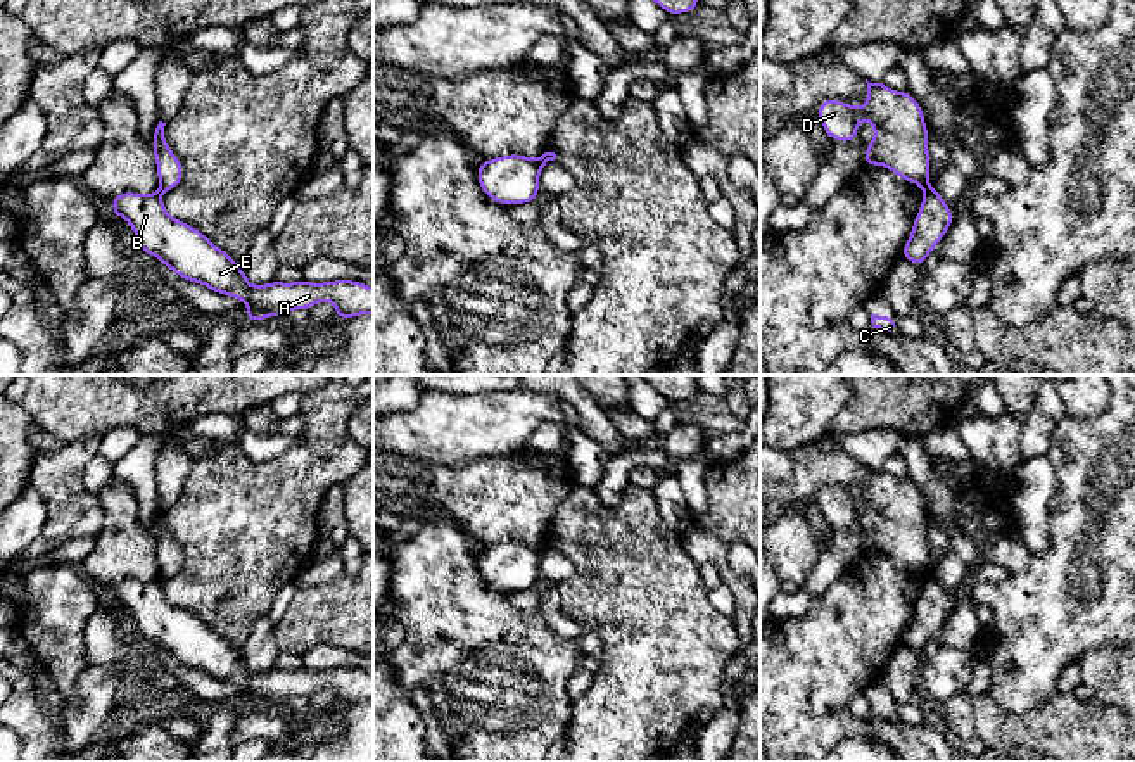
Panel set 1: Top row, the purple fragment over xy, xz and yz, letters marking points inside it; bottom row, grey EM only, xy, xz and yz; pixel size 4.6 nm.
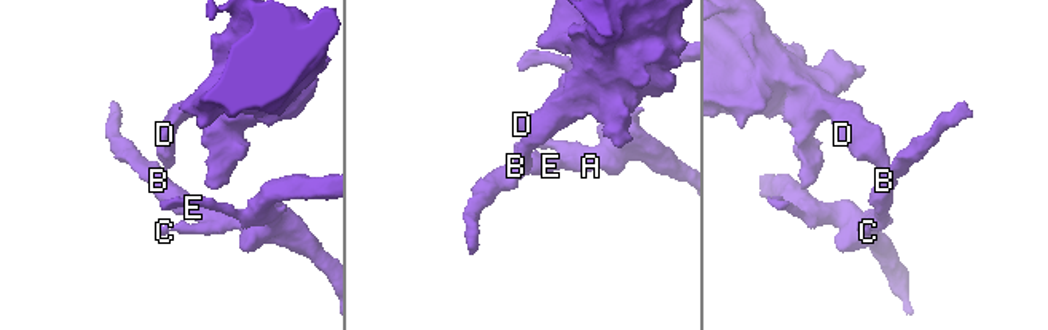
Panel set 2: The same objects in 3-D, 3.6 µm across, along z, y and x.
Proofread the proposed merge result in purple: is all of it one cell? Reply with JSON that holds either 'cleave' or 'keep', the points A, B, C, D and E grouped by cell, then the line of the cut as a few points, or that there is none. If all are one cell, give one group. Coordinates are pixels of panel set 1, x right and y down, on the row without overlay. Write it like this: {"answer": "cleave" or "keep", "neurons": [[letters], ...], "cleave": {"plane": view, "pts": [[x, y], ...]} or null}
{"answer": "cleave", "neurons": [["A", "B", "C", "E"], ["D"]], "cleave": {"plane": "yz", "pts": [[932, 574], [925, 577]]}}

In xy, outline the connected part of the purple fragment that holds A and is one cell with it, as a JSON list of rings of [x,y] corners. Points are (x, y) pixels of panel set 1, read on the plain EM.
[[[161,577],[149,582],[121,579],[112,586],[111,598],[130,610],[142,641],[155,643],[183,667],[244,688],[249,695],[245,708],[285,703],[289,698],[309,696],[321,688],[333,689],[339,707],[373,702],[373,676],[363,669],[311,670],[302,665],[294,670],[275,667],[250,672],[240,650],[204,620],[166,600]]]

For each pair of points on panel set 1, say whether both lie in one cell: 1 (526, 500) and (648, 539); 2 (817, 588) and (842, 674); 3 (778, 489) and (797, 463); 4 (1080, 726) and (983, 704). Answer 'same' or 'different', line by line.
1: different
2: different
3: same
4: same

